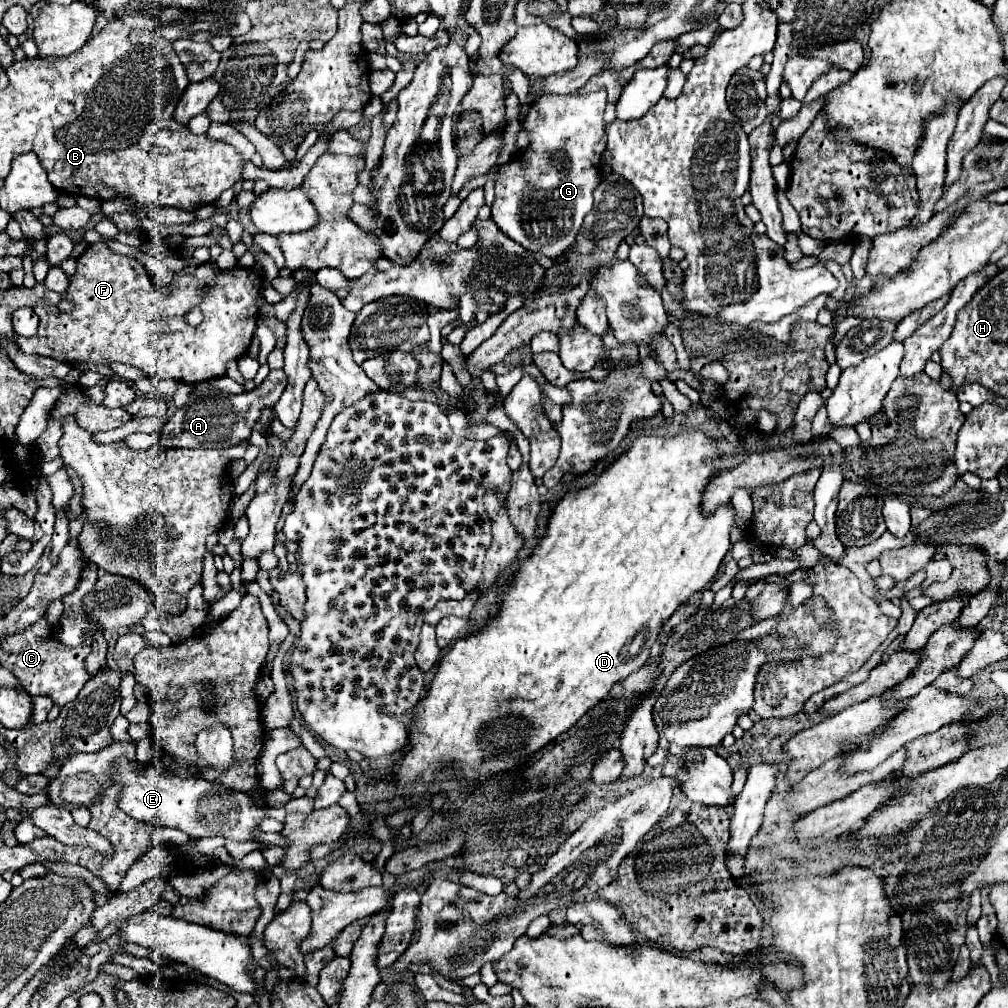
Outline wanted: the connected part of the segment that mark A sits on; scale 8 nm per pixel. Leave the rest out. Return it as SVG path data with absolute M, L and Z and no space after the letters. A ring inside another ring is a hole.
M271 370L261 386L235 396L211 390L209 382L195 384L195 394L189 396L189 402L179 408L175 416L163 426L159 444L165 448L219 448L219 444L239 444L239 440L247 440L251 436L261 410L265 406L273 406L285 386L287 376L283 370Z

